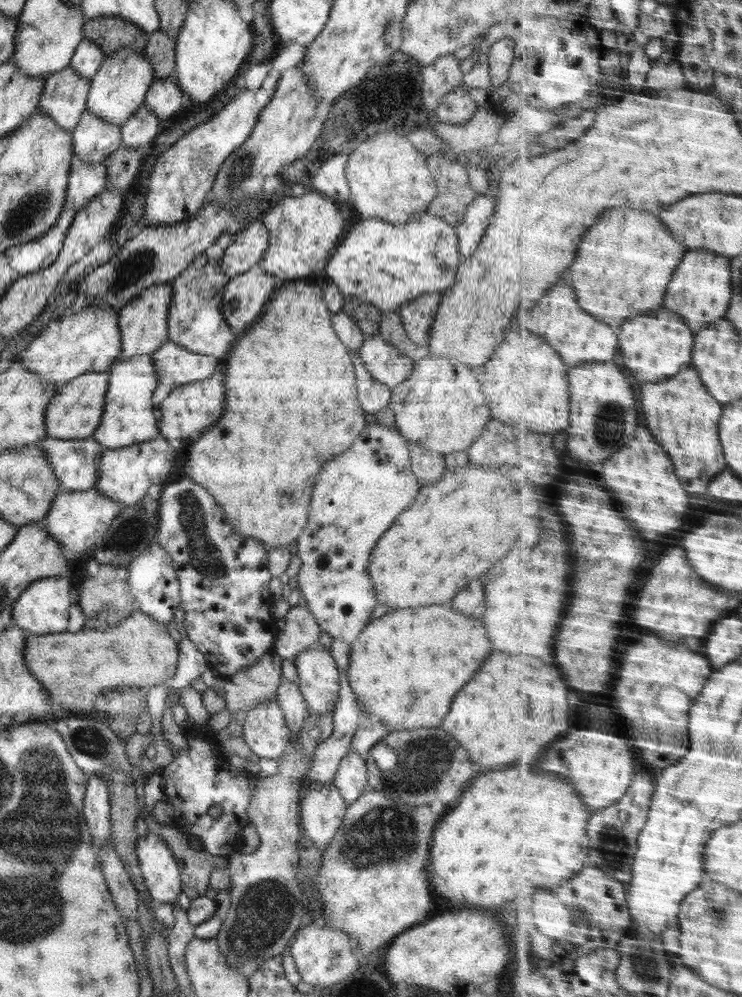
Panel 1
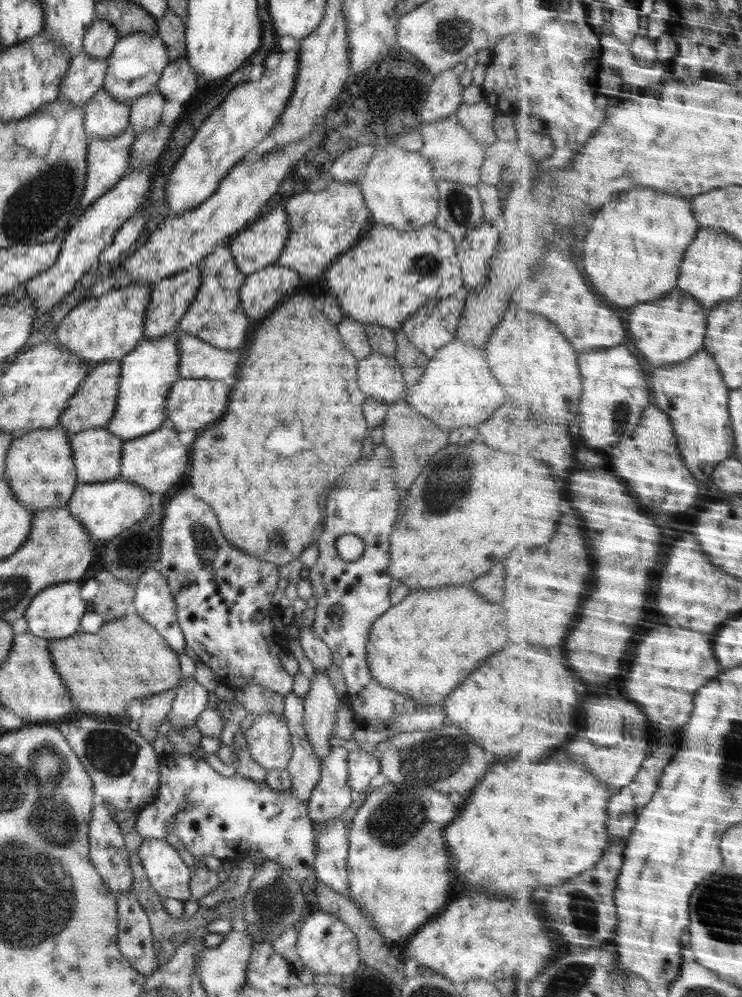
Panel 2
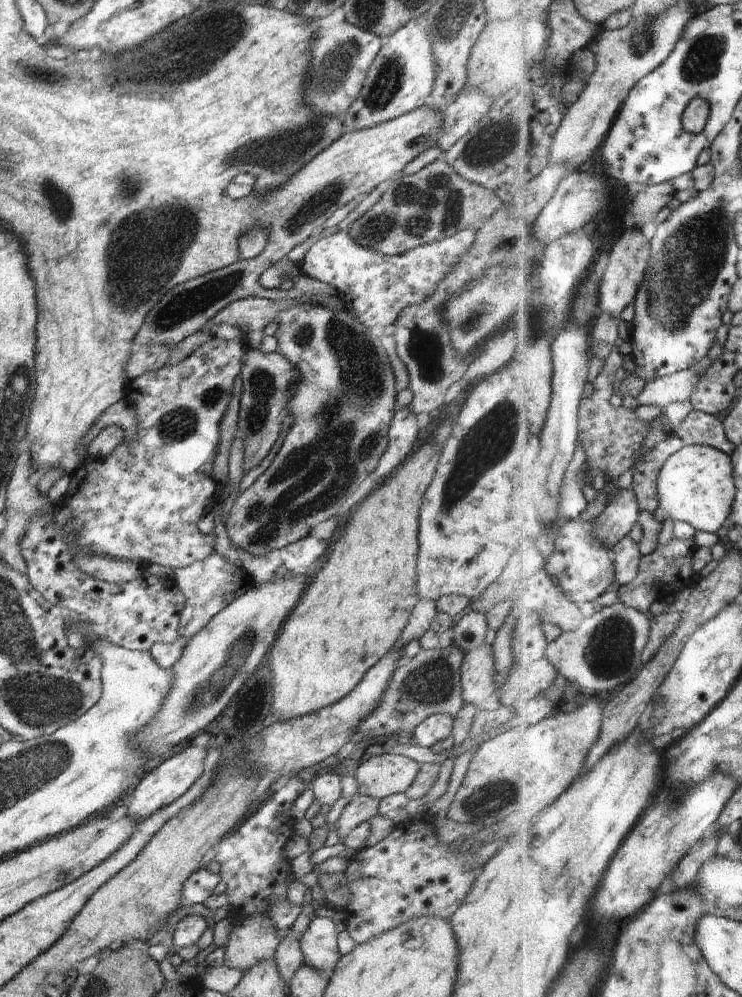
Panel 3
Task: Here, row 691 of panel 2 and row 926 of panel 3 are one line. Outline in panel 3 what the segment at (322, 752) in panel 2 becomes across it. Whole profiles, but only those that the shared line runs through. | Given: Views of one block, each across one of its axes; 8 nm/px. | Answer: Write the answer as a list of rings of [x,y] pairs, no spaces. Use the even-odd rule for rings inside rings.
[[[316,914],[300,939],[300,950],[304,954],[304,964],[318,970],[324,978],[340,960],[337,945],[338,930],[331,917]]]

